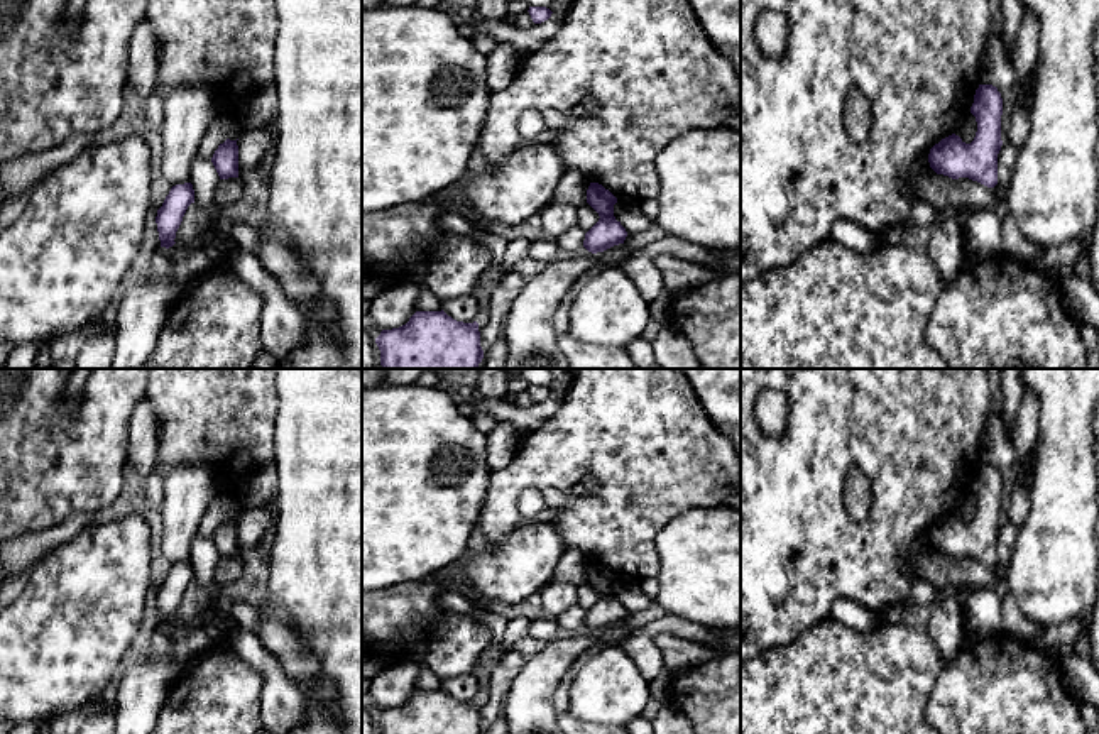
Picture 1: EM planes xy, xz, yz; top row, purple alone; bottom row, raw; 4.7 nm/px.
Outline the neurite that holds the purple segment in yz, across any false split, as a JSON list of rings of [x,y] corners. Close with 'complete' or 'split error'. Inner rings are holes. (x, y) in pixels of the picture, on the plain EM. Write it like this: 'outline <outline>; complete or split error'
outline [[[979,463],[971,492],[977,511],[971,523],[952,512],[930,528],[928,541],[937,553],[952,558],[969,556],[987,567],[998,563],[998,533],[1001,529],[1003,477],[996,465]]]; complete

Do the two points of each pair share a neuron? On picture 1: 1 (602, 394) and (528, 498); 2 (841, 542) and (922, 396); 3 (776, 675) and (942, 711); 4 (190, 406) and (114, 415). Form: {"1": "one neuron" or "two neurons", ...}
{"1": "two neurons", "2": "one neuron", "3": "two neurons", "4": "two neurons"}

